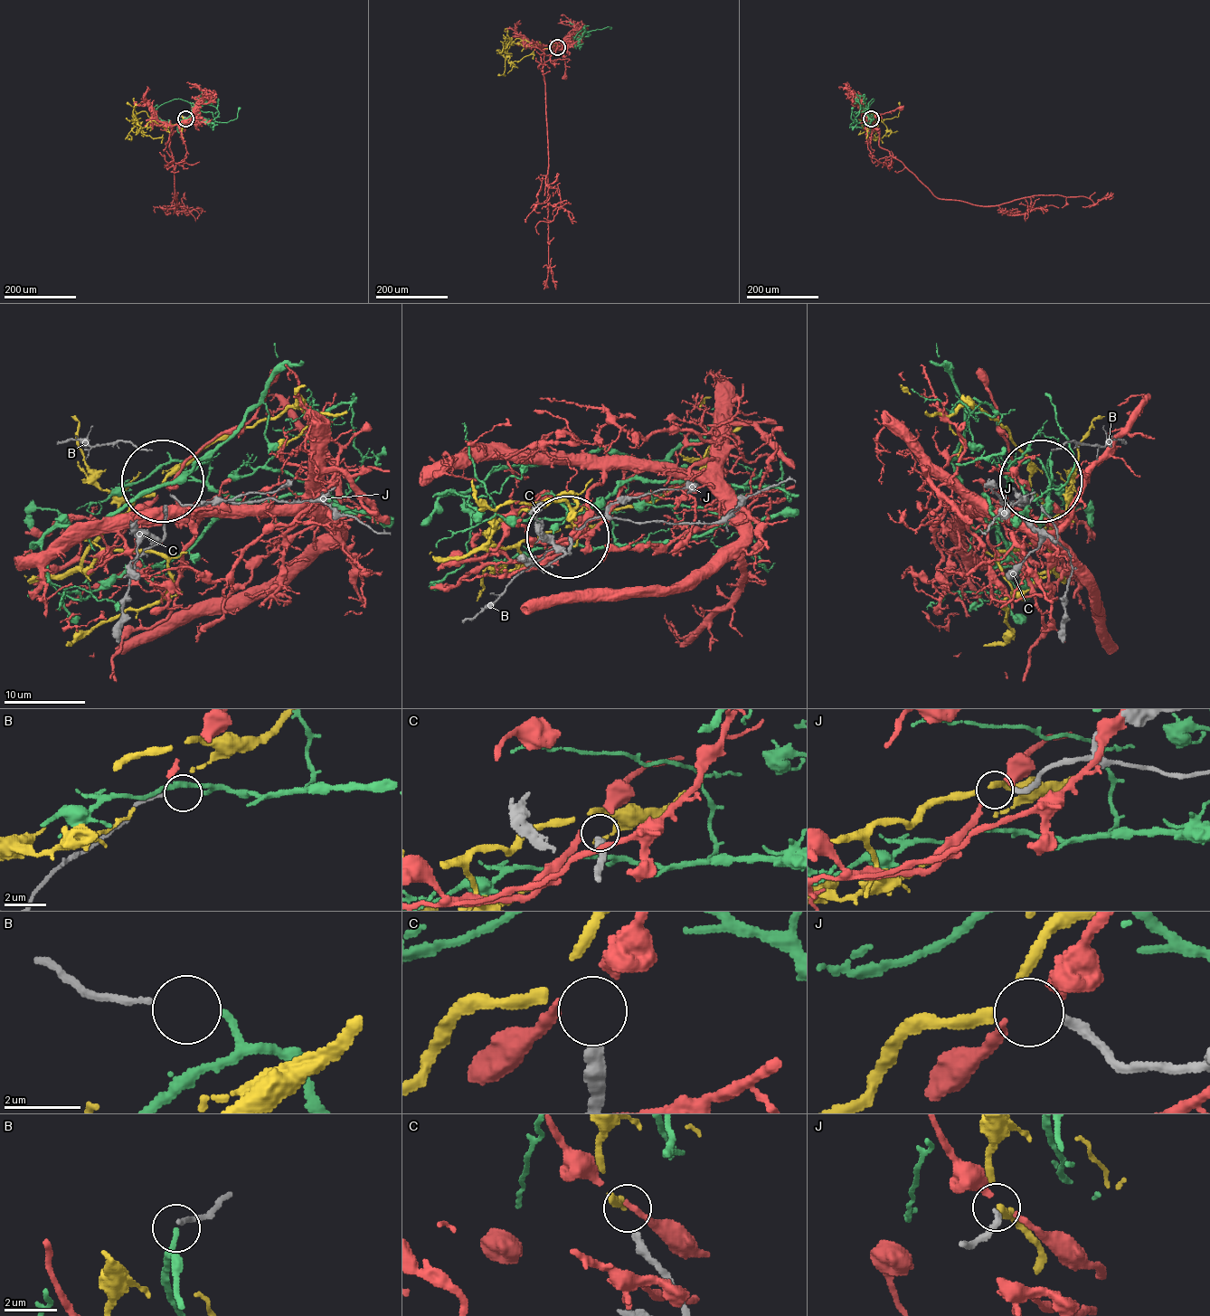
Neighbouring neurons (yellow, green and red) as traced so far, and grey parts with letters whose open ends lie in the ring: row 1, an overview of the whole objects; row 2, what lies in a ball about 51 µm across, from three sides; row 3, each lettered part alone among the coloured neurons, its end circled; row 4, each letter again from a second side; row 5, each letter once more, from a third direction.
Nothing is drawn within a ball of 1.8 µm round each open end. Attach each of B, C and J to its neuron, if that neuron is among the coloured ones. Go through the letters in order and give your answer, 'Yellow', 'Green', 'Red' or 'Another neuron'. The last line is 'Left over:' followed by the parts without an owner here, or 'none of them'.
B: Green
C: Another neuron
J: Yellow
Left over: C

